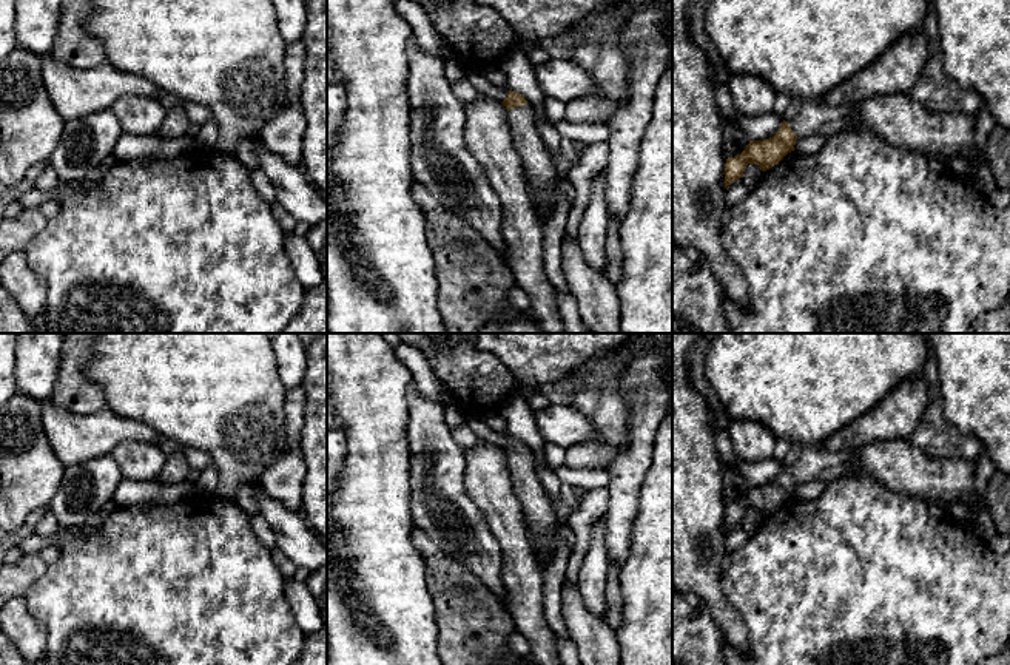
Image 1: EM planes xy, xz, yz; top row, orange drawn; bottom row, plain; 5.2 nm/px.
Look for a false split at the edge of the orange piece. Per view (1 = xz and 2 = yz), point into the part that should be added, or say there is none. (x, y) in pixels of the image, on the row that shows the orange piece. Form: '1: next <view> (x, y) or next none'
1: next xz (537, 161)
2: next yz (814, 118)

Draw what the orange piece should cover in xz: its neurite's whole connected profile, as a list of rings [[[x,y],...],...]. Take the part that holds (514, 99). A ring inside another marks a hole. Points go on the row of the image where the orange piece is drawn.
[[[512,89],[501,103],[507,110],[513,147],[523,160],[527,184],[538,191],[546,191],[558,173],[552,154],[540,136],[532,106],[523,94]]]

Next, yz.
[[[803,100],[799,114],[791,122],[783,120],[773,137],[749,140],[740,154],[726,159],[725,188],[743,177],[748,164],[757,164],[762,171],[766,171],[794,151],[799,137],[813,134],[830,137],[850,130],[856,120],[854,105],[828,106],[820,100]]]

